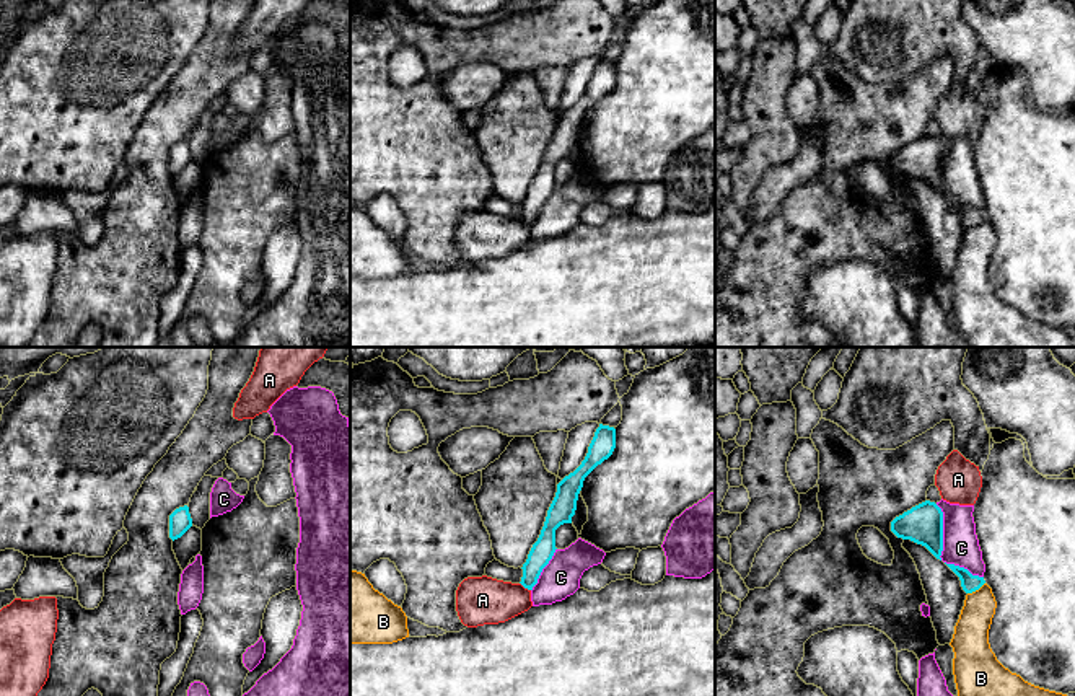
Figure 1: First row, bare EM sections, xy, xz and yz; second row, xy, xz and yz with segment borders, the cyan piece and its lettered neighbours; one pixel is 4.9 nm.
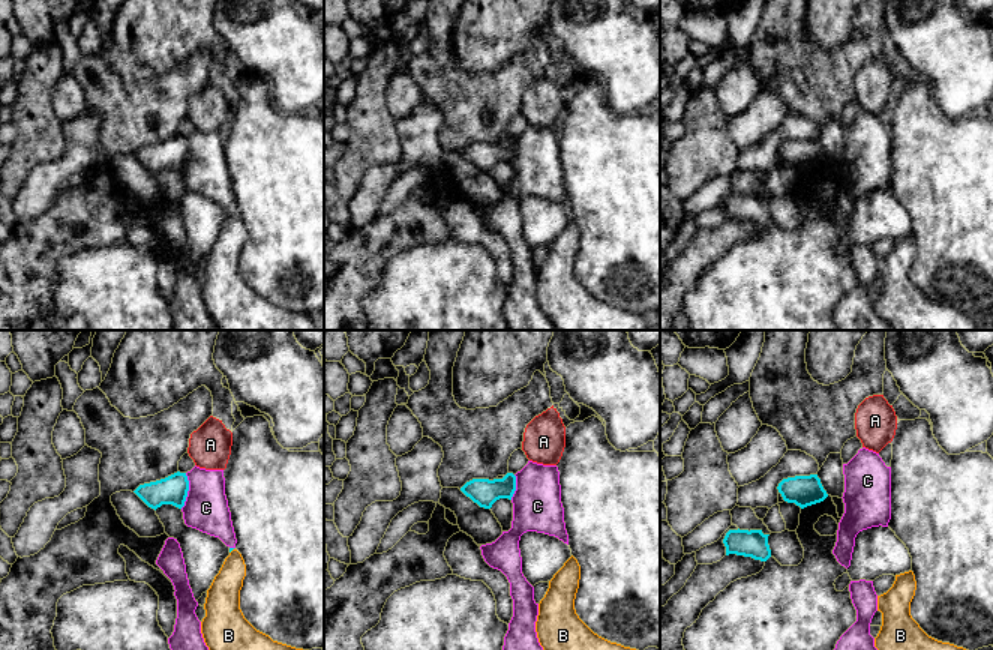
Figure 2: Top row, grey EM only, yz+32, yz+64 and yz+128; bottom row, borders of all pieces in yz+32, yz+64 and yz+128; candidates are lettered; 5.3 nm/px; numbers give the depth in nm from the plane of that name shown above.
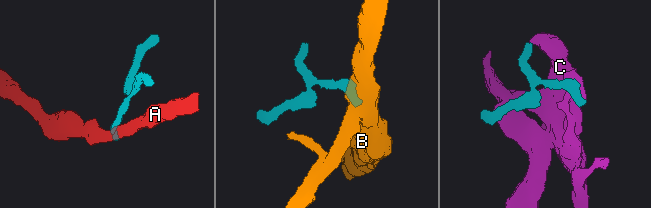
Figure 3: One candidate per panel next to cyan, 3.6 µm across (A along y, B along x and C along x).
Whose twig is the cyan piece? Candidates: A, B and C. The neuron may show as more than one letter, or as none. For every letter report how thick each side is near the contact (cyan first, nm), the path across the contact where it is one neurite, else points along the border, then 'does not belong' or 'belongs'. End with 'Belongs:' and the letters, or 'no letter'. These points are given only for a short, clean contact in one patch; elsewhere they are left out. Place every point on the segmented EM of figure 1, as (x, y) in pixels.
A: calibres 110 and 240 nm; border xz (520, 582), (530, 590); does not belong
B: calibres 90 and 180 nm; border yz (984, 582), (968, 594); does not belong
C: calibres 190 and 180 nm; belongs
Belongs: C

